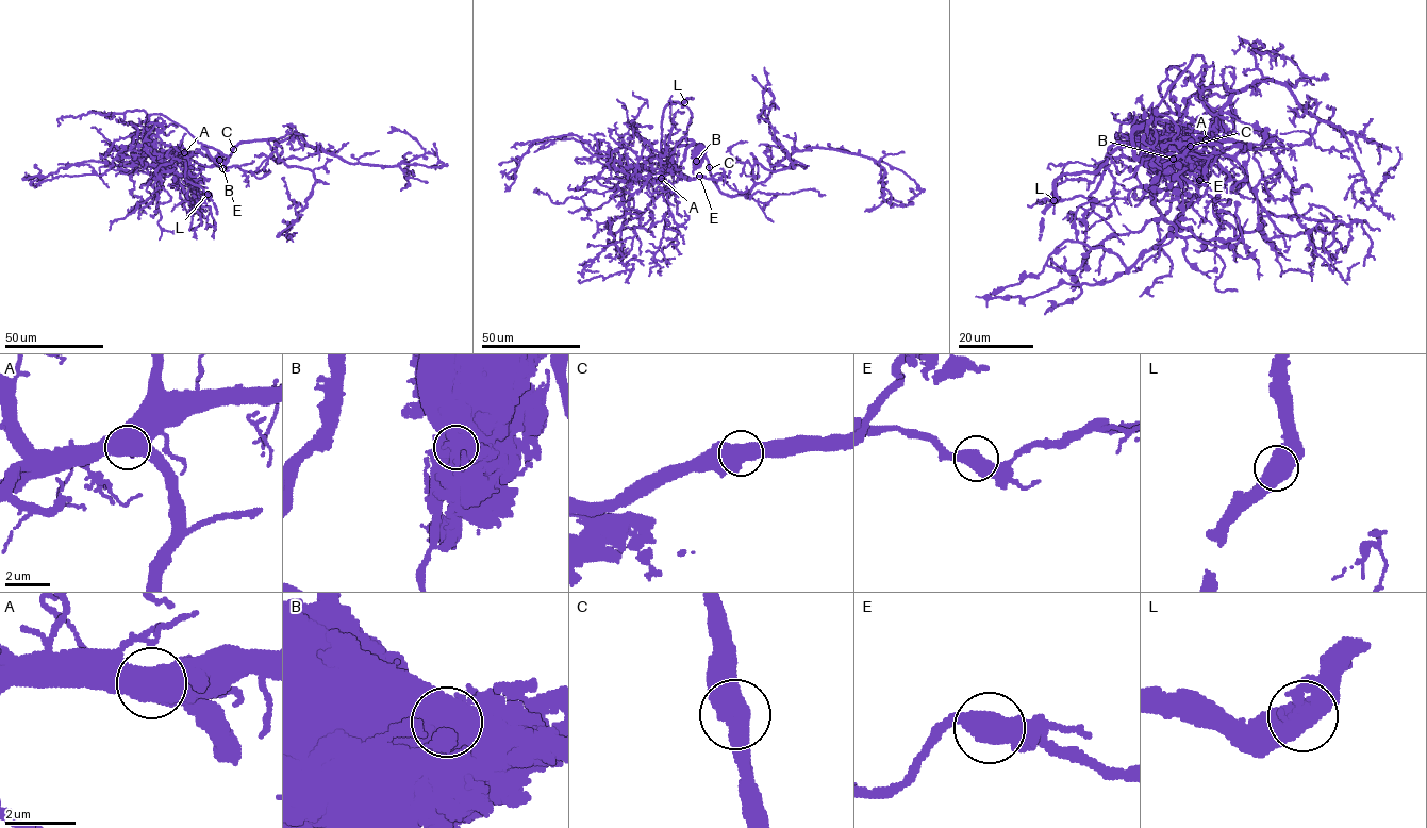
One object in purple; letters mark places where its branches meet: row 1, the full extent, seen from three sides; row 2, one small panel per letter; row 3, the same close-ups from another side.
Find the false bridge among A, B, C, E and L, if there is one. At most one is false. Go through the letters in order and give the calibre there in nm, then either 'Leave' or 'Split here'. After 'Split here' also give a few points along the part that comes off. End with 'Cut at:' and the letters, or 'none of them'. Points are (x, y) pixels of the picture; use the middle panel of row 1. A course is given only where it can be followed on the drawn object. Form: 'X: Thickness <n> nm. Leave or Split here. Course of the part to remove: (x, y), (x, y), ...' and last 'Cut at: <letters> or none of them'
A: Thickness 650 nm. Leave
B: Thickness 1250 nm. Split here. Course of the part to remove: (695, 161), (700, 154), (701, 144)
C: Thickness 650 nm. Leave
E: Thickness 600 nm. Leave
L: Thickness 600 nm. Leave
Cut at: B

